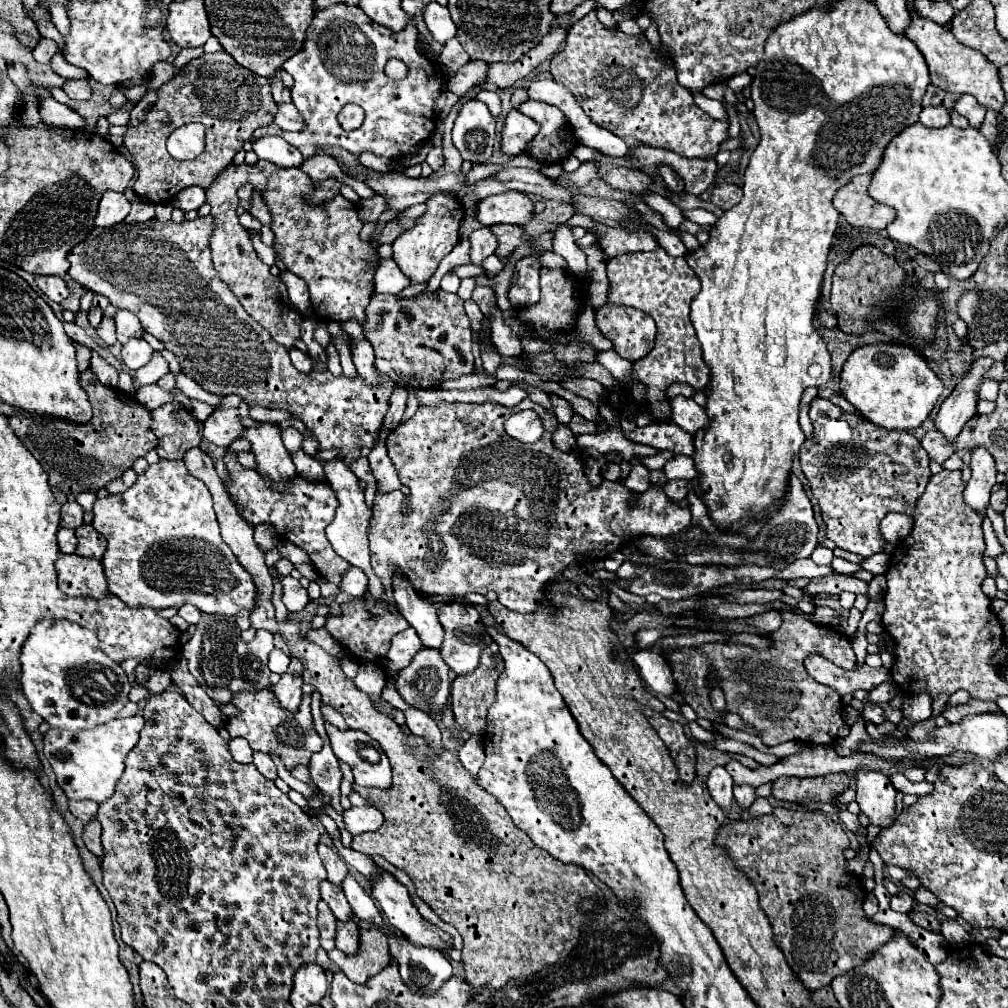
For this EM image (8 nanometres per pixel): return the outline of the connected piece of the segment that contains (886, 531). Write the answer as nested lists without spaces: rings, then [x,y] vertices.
[[[890,512],[880,522],[880,530],[882,530],[882,536],[888,542],[896,544],[896,542],[904,540],[910,534],[910,530],[912,530],[912,516],[900,514],[900,512]]]

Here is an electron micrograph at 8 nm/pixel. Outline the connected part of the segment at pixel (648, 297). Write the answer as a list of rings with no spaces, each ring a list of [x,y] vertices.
[[[660,246],[652,252],[630,252],[630,254],[620,254],[620,256],[606,260],[606,274],[608,274],[608,304],[616,304],[616,306],[626,304],[626,306],[638,308],[638,310],[650,314],[658,326],[656,346],[650,354],[646,354],[644,358],[640,358],[632,364],[630,382],[640,382],[644,386],[648,384],[654,388],[654,390],[646,390],[646,394],[644,394],[644,412],[650,414],[654,422],[668,422],[672,418],[670,400],[666,398],[666,388],[670,384],[686,382],[694,388],[708,386],[708,366],[704,366],[702,348],[700,348],[700,342],[696,338],[694,326],[690,322],[690,302],[700,292],[700,280],[688,268],[684,258],[672,258]]]

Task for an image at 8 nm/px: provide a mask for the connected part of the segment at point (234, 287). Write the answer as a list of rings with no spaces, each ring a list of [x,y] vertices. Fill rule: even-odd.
[[[260,160],[256,166],[234,166],[230,164],[218,178],[216,182],[208,188],[206,192],[206,202],[212,206],[210,216],[214,218],[214,230],[212,230],[212,238],[210,238],[210,252],[212,252],[212,262],[216,272],[220,274],[220,278],[228,284],[228,288],[232,290],[232,294],[240,300],[240,304],[244,306],[244,310],[260,324],[264,326],[272,338],[276,342],[280,342],[282,346],[286,346],[286,350],[296,348],[296,340],[300,340],[300,324],[302,324],[302,314],[298,312],[298,308],[290,302],[288,292],[286,292],[286,284],[278,278],[270,274],[270,268],[258,258],[252,240],[248,236],[248,232],[240,226],[239,217],[236,216],[236,206],[238,206],[238,188],[246,182],[250,182],[256,190],[262,192],[268,176],[276,170],[276,166],[272,166],[270,162]]]

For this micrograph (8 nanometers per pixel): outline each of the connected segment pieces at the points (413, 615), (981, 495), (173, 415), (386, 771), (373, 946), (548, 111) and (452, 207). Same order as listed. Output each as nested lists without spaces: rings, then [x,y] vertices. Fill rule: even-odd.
[[[394,574],[392,590],[394,590],[396,606],[398,606],[400,614],[408,620],[408,624],[420,636],[422,646],[440,650],[442,638],[444,638],[444,630],[442,630],[442,626],[438,622],[436,610],[442,604],[434,604],[434,602],[428,602],[427,599],[420,598],[416,594],[416,590],[408,583],[411,582],[406,580],[402,574]]]
[[[974,448],[972,450],[970,468],[972,468],[972,478],[966,484],[964,502],[968,506],[972,506],[974,510],[980,510],[984,514],[984,510],[990,502],[992,486],[996,484],[998,470],[994,466],[994,458],[990,456],[990,452],[986,448]]]
[[[168,402],[150,412],[152,430],[158,438],[156,452],[166,460],[182,460],[184,454],[202,442],[198,420],[180,402]]]
[[[326,724],[326,732],[336,758],[352,768],[358,786],[380,790],[392,786],[390,762],[380,746],[368,738],[368,734],[362,734],[358,730],[342,732],[332,724]]]
[[[358,922],[360,926],[360,950],[356,956],[346,956],[334,948],[328,952],[330,960],[356,984],[364,984],[370,976],[378,974],[392,962],[388,936],[374,922]]]
[[[526,100],[524,104],[518,106],[518,112],[530,116],[534,122],[540,124],[540,134],[534,138],[528,150],[528,154],[534,156],[540,164],[560,162],[564,156],[568,156],[574,150],[576,146],[574,136],[572,134],[564,136],[568,120],[556,106],[550,106],[546,102]]]
[[[434,194],[428,202],[428,212],[424,216],[418,218],[418,224],[412,230],[406,230],[402,236],[398,236],[392,244],[392,258],[396,260],[396,264],[400,266],[400,270],[410,278],[410,284],[424,284],[432,278],[432,274],[436,272],[440,260],[452,252],[452,248],[458,244],[460,234],[460,222],[464,218],[464,208],[460,206],[460,202],[452,196],[446,194]]]

